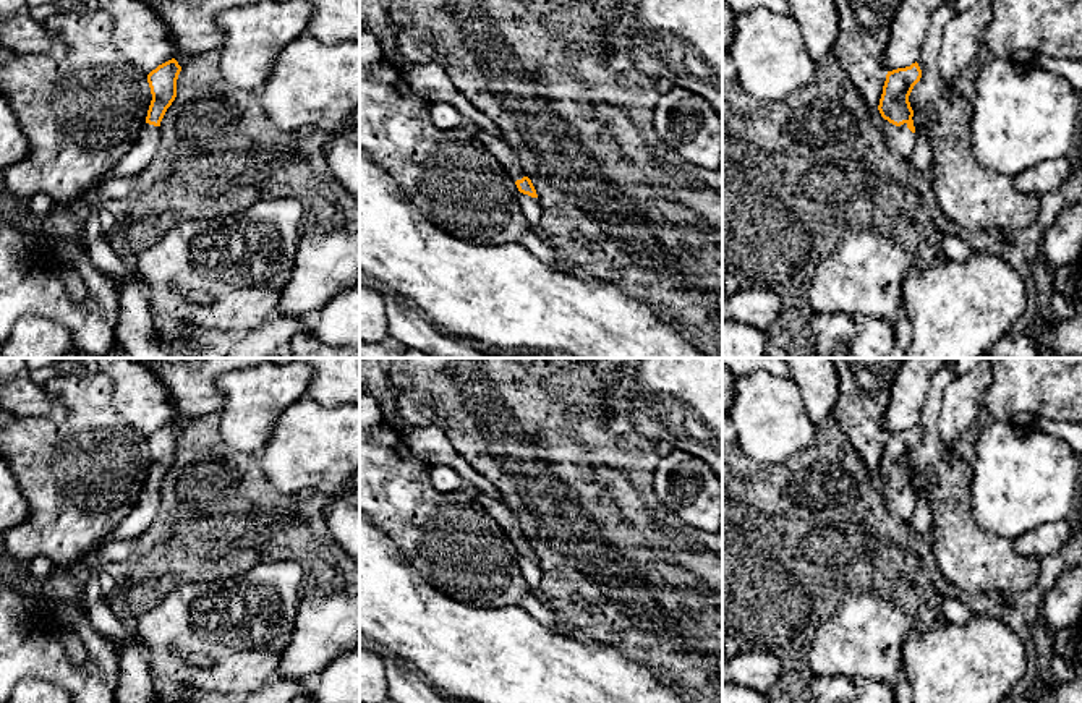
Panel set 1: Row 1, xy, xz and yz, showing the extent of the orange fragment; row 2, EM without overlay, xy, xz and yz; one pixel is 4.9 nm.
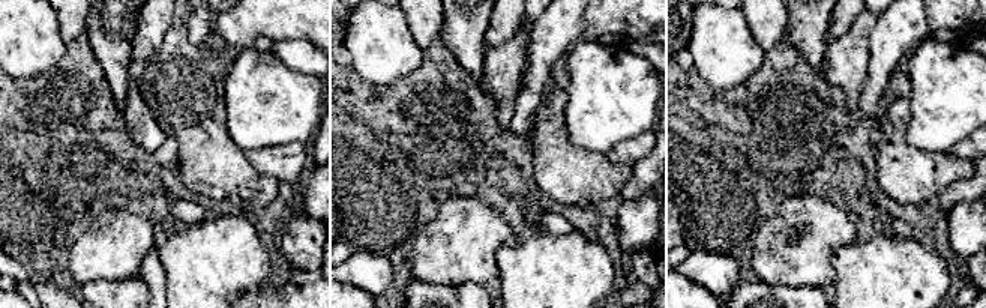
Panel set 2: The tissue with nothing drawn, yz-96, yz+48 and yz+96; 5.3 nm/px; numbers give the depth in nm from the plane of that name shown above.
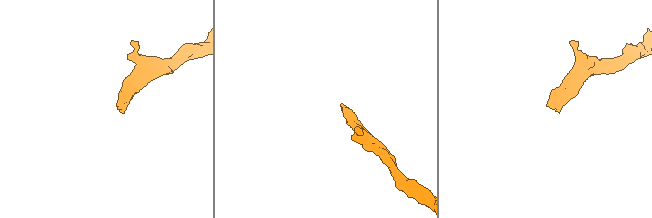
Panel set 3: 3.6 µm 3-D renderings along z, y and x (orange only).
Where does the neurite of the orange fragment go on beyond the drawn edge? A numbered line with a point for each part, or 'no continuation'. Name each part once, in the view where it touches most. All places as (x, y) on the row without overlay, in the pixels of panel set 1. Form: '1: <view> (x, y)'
1: yz (901, 504)

